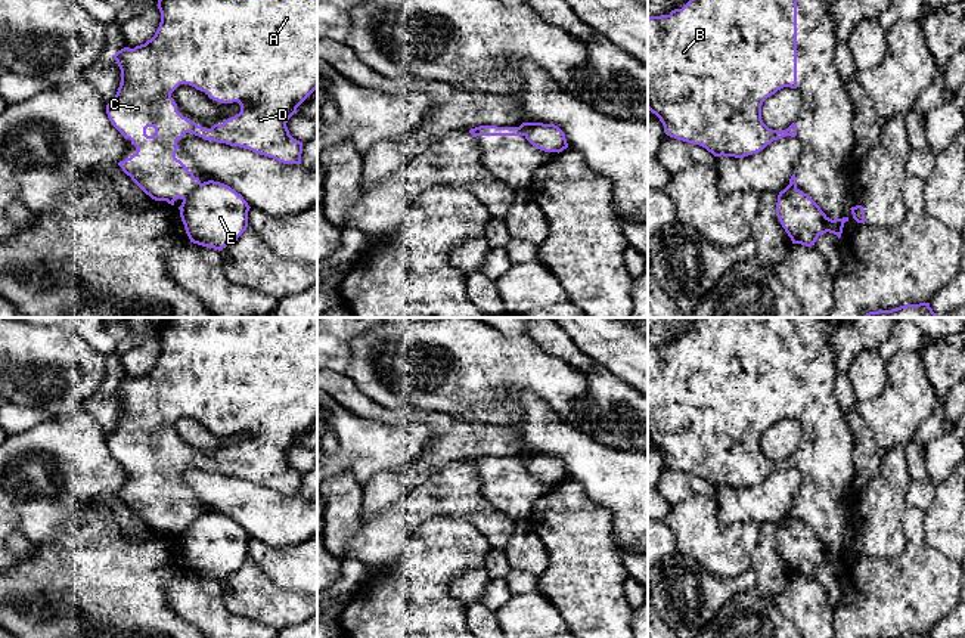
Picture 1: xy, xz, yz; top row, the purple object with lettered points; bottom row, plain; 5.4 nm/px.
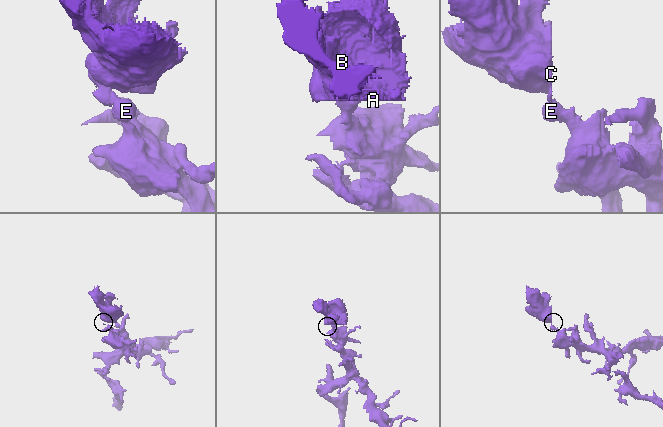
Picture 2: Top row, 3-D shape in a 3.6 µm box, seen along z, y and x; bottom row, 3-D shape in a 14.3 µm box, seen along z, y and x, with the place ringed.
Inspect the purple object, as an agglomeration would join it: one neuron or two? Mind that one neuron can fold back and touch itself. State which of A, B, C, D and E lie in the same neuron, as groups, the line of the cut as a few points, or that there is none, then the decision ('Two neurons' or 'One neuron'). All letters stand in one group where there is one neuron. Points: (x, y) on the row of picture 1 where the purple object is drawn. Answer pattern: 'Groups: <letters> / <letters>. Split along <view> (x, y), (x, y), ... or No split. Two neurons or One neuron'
Groups: A B C D / E. Split along xy (201, 183), (183, 201). Two neurons

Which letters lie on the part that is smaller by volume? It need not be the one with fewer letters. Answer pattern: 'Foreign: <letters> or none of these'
Foreign: A, B, C, D

